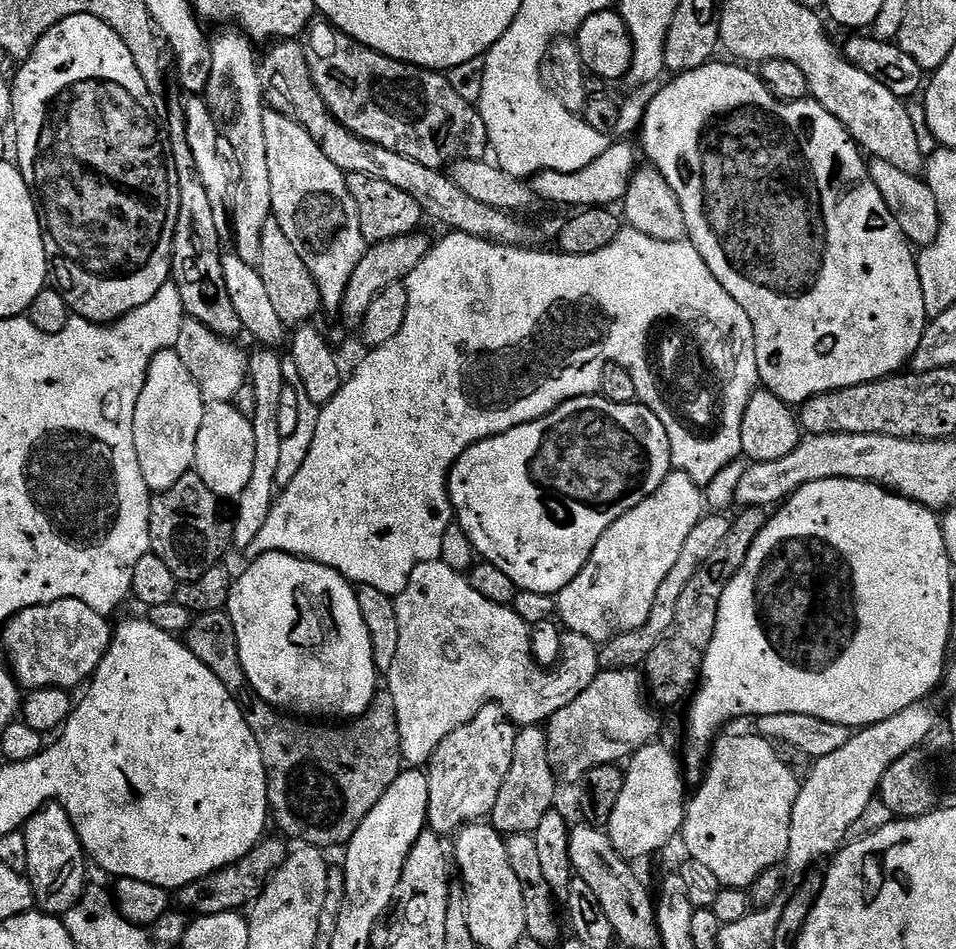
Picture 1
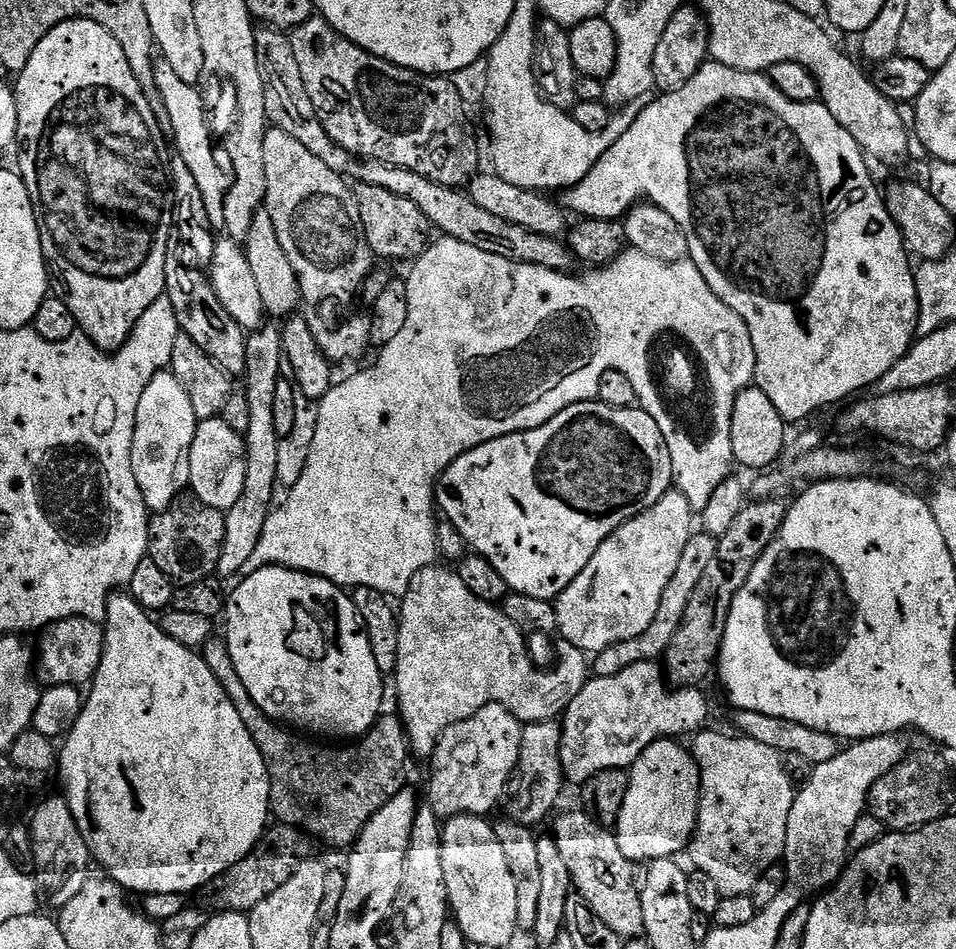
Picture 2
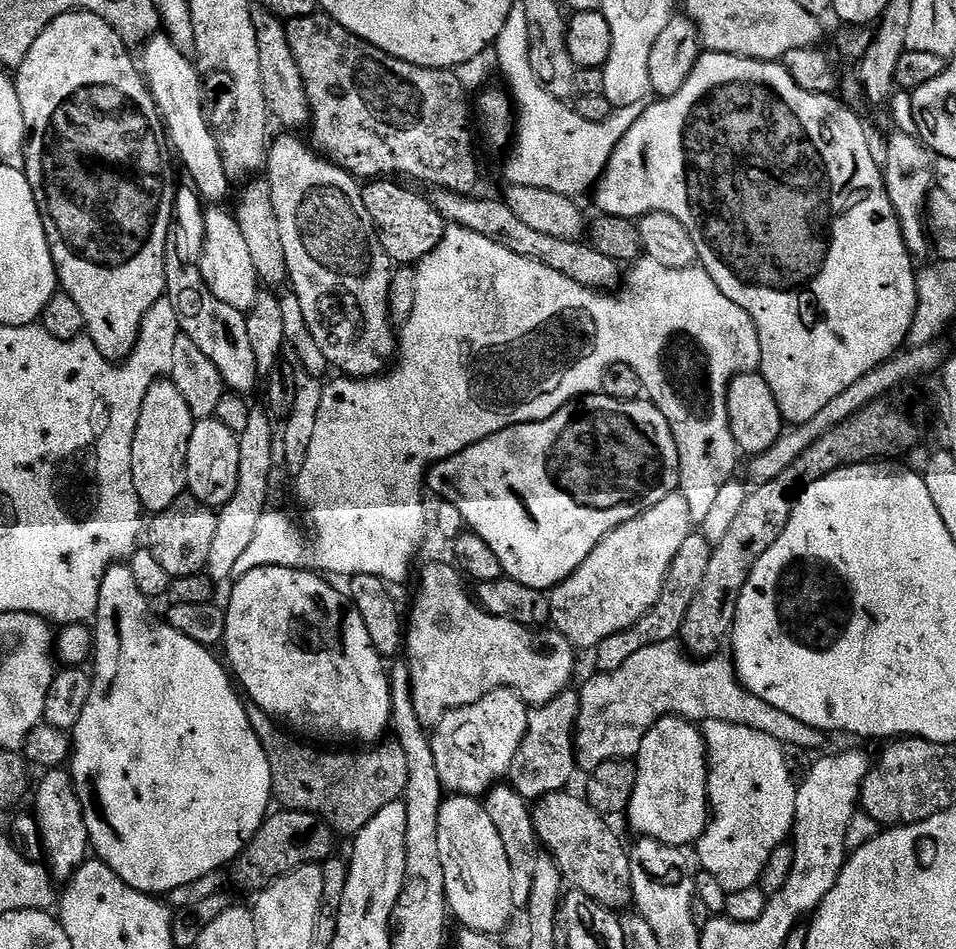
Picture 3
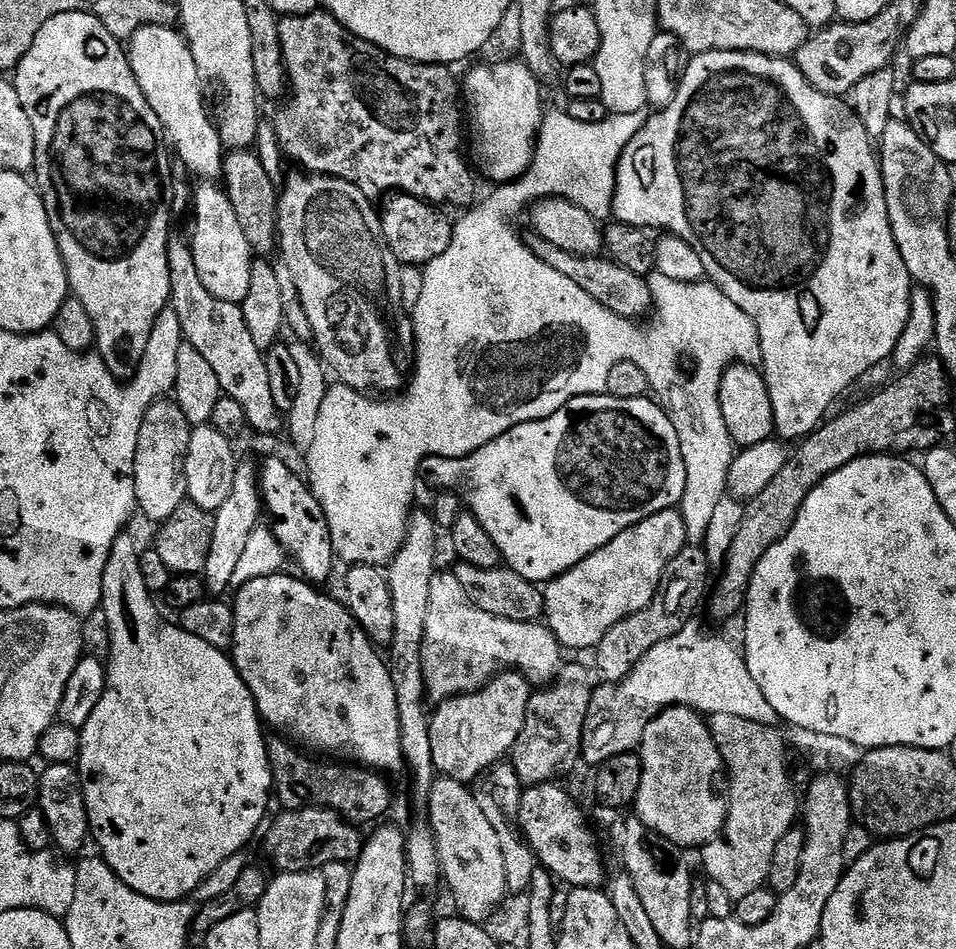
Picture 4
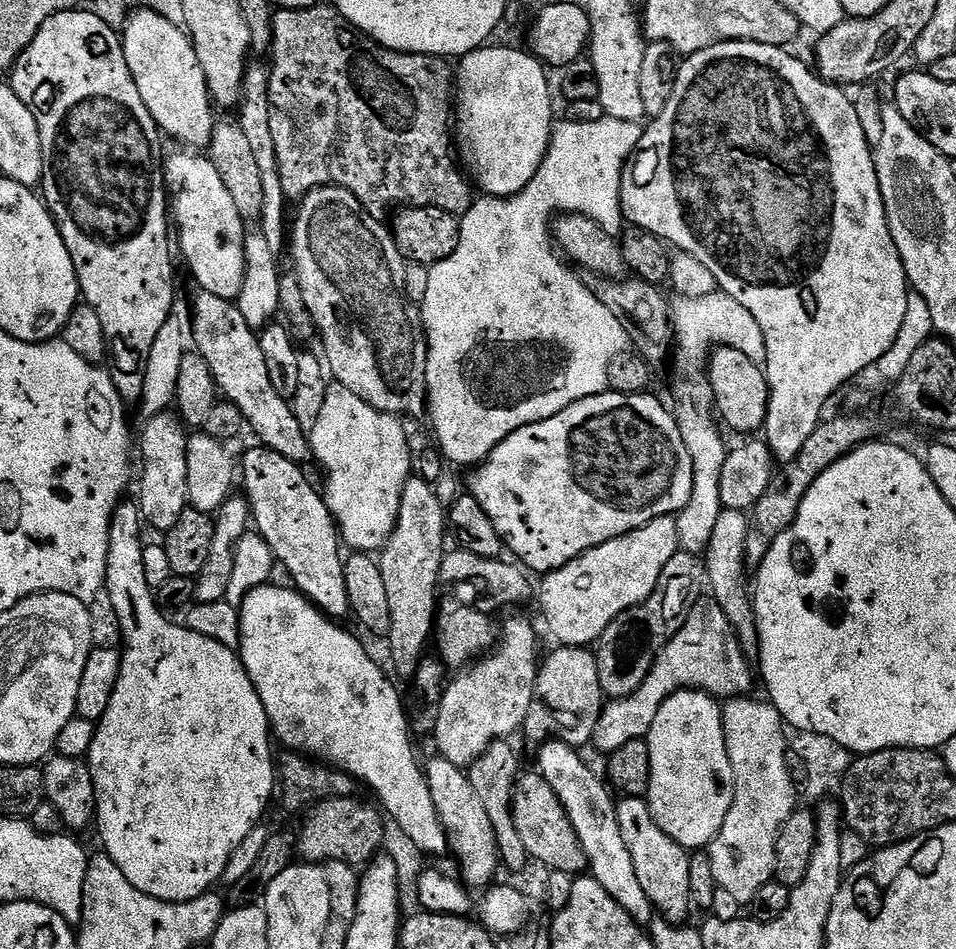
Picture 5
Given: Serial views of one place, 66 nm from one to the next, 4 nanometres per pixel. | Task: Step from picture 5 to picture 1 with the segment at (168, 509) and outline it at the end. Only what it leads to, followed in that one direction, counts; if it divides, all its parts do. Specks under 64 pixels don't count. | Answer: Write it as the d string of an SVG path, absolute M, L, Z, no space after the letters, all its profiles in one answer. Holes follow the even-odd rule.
M173 349L162 350L150 362L138 406L134 406L134 446L138 450L138 466L146 478L149 493L170 490L183 476L193 471L199 427L206 405L198 382L186 370L186 362Z

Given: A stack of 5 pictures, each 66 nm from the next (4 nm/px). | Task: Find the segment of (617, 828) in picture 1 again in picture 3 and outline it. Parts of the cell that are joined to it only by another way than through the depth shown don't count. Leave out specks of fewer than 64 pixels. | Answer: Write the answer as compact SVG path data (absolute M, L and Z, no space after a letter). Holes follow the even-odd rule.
M680 716L662 717L642 738L641 748L634 757L634 763L636 766L634 798L630 798L626 820L632 823L635 835L649 836L663 844L672 844L678 849L683 849L684 844L695 845L707 830L710 819L708 748L704 744L703 731L695 723Z

